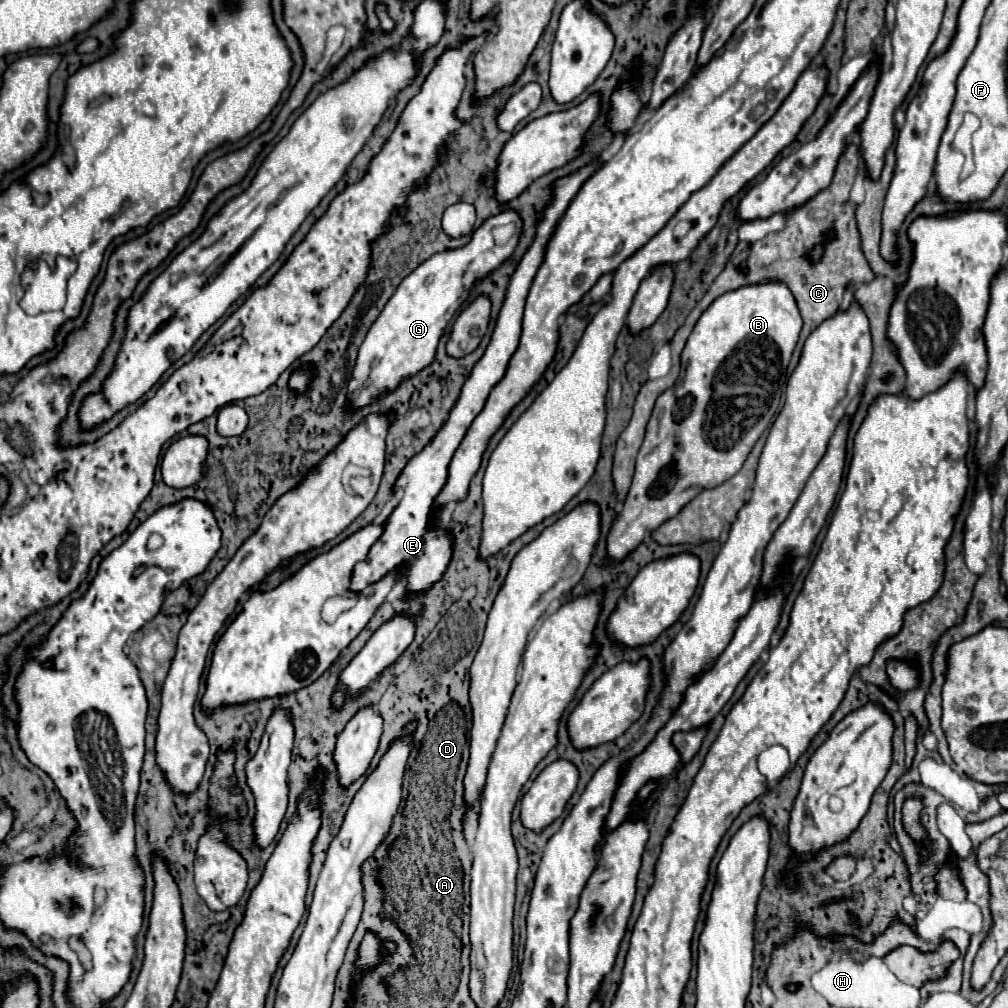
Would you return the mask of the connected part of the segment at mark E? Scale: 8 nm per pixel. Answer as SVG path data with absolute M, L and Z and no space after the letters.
M600 163L586 165L584 169L580 169L580 171L576 171L576 173L572 173L572 175L568 175L568 177L564 177L564 179L554 183L554 201L544 209L544 221L538 225L536 239L534 239L532 247L526 251L526 255L522 257L518 269L514 271L514 275L510 279L506 301L504 301L504 307L502 307L502 311L498 315L496 329L492 333L492 341L490 341L486 353L482 355L482 359L474 365L468 381L464 383L460 399L454 405L448 423L438 431L438 435L432 439L432 443L422 449L422 453L418 453L416 457L412 457L408 461L408 465L400 473L400 477L396 481L396 489L402 487L404 489L404 497L402 497L400 505L396 505L396 509L386 519L384 533L372 545L372 549L368 553L368 559L364 559L364 561L360 561L356 565L354 575L352 575L352 585L350 585L354 591L362 591L366 585L380 581L380 577L384 577L390 569L398 569L398 567L402 567L402 573L408 579L408 587L406 587L408 591L424 591L424 589L432 587L440 579L440 573L444 573L444 569L448 567L448 557L452 557L452 537L450 537L450 533L446 529L428 527L426 525L428 509L430 509L430 505L434 503L434 499L438 497L440 489L446 483L448 465L452 461L454 451L458 449L460 441L464 439L464 435L466 435L470 423L474 421L474 417L482 411L484 401L486 401L490 389L504 377L508 361L510 361L510 357L514 355L514 351L518 347L520 327L522 327L522 313L524 313L524 301L526 301L530 283L532 283L532 279L534 279L534 275L536 275L536 271L538 271L538 267L540 267L540 263L544 259L546 243L548 243L550 235L554 233L554 227L556 227L558 219L562 217L564 209L570 205L572 197L578 193L582 183L598 167L600 167Z

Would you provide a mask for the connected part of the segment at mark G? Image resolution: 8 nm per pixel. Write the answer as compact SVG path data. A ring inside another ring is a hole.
M504 209L498 215L488 217L478 229L472 231L470 243L456 249L444 249L420 263L396 289L388 305L368 331L358 359L352 371L352 381L348 383L350 401L354 407L364 407L380 397L384 391L398 387L398 383L434 361L436 345L458 307L468 299L470 289L476 281L484 279L496 271L504 261L508 261L518 245L522 233L522 219L516 209ZM506 223L516 223L518 231L508 245L498 247L492 239L492 229Z

